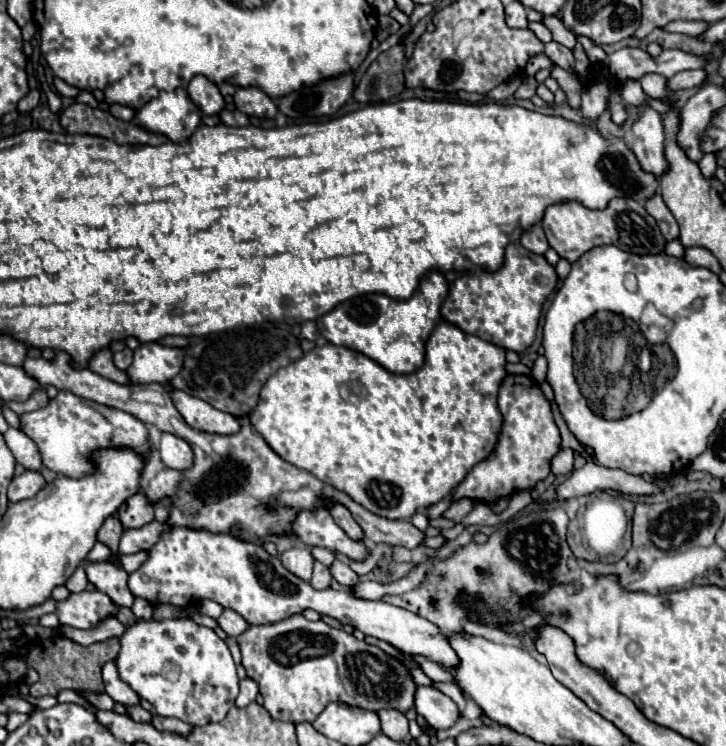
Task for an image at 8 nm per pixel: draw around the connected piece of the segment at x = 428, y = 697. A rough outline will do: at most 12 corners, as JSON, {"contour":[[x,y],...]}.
{"contour":[[417,686],[415,710],[435,730],[459,720],[457,704]]}

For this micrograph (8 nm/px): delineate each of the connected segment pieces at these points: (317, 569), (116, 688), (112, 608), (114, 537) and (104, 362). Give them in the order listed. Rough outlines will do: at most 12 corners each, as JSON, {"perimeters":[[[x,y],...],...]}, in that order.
{"perimeters":[[[321,562],[313,566],[313,588],[323,590],[331,584],[329,568]],[[115,662],[103,666],[105,692],[123,706],[137,706],[139,696],[119,678]],[[99,590],[77,592],[57,604],[61,624],[95,628],[117,614]],[[109,516],[97,532],[97,540],[112,552],[109,562],[120,568],[117,558],[123,526]],[[111,350],[91,358],[89,368],[117,384],[131,386],[125,372],[113,366]]]}

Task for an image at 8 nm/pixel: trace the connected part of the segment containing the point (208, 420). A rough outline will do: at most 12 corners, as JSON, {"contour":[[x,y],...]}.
{"contour":[[173,392],[183,420],[195,430],[233,434],[239,420],[213,406]]}

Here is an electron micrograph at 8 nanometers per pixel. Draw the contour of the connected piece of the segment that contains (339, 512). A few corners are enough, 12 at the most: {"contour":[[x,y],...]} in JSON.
{"contour":[[329,506],[333,520],[351,536],[363,538],[361,526],[347,506]]}

